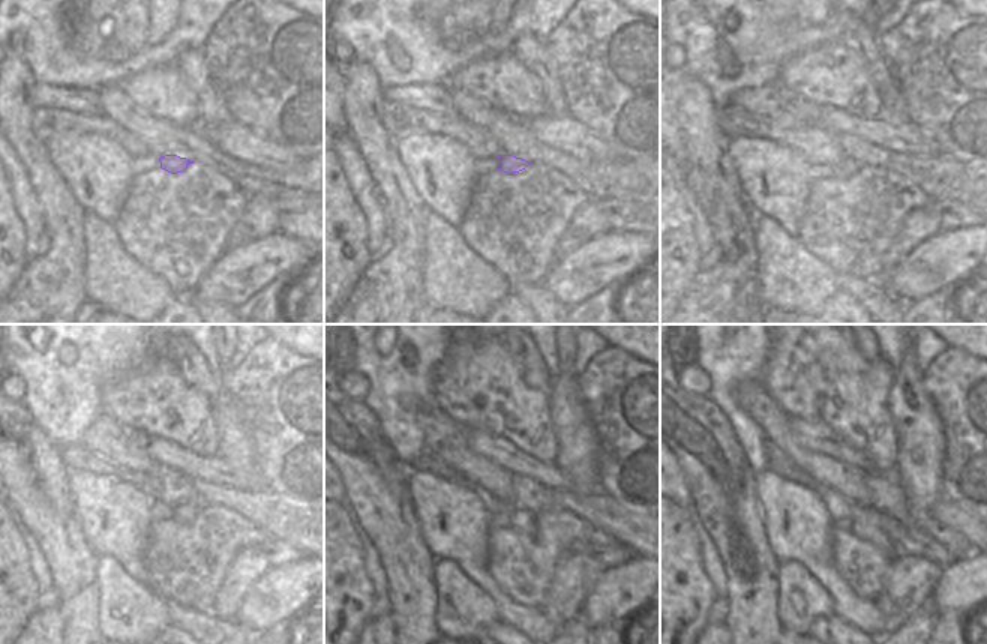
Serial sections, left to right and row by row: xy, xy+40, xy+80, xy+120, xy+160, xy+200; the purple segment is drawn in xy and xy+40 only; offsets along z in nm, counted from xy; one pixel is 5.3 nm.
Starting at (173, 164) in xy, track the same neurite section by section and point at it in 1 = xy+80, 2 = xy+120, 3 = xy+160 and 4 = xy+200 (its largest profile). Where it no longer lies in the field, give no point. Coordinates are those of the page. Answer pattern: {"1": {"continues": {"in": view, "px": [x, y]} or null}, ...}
{"1": {"continues": {"in": "xy+80", "px": [848, 167]}}, "2": {"continues": {"in": "xy+120", "px": [185, 512]}}, "3": {"continues": {"in": "xy+160", "px": [522, 520]}}, "4": {"continues": {"in": "xy+200", "px": [866, 524]}}}

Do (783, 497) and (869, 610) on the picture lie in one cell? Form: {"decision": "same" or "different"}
{"decision": "same"}

